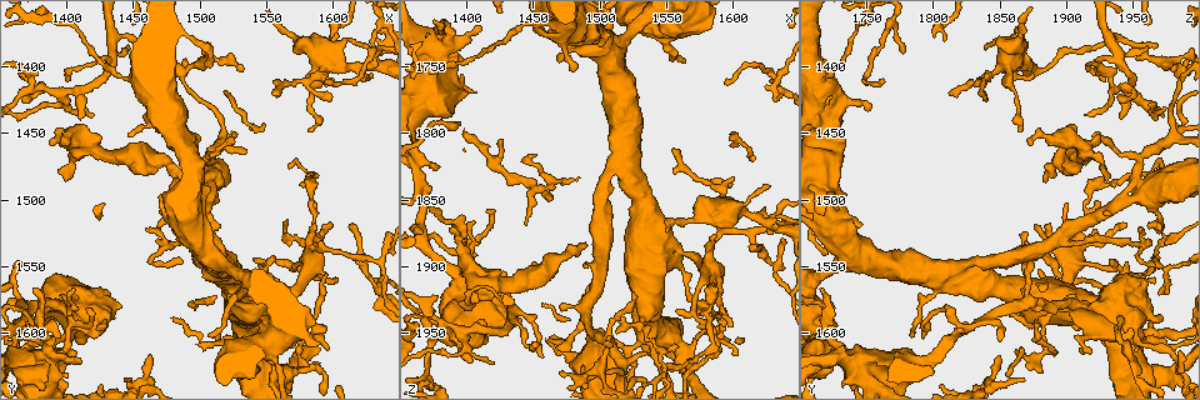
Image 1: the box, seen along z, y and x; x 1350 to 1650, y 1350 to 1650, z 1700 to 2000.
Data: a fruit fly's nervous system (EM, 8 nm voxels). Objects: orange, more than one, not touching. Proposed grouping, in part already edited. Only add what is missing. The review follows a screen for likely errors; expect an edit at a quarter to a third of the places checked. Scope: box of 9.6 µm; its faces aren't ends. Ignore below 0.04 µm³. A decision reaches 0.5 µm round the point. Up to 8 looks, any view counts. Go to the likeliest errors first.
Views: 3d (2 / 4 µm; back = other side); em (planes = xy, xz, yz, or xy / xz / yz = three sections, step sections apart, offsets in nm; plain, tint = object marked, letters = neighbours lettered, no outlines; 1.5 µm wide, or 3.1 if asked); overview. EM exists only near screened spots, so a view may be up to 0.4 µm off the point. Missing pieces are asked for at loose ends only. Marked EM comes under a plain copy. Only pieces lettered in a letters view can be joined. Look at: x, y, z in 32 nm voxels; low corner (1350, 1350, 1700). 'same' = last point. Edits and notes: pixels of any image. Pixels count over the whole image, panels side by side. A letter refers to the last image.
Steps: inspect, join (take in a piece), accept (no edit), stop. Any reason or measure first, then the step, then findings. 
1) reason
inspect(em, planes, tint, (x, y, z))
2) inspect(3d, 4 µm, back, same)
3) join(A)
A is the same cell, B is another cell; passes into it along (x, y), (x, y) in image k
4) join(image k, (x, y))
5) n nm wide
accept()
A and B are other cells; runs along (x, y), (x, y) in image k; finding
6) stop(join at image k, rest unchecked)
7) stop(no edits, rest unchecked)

thin end
inspect(3d, 4 µm, (1632, 1374, 1864))

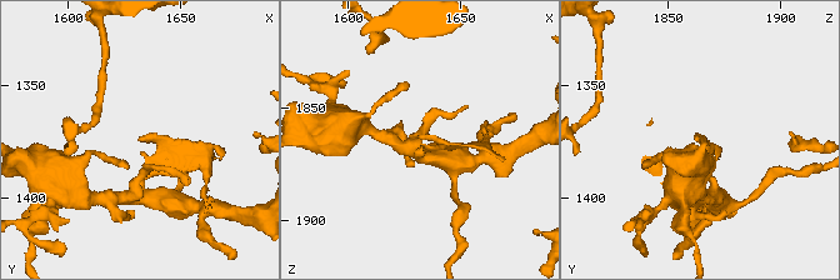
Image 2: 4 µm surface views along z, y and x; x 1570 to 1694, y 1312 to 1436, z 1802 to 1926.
shape alone is not enough
inspect(em, xz, step 8, letters, (1631, 1372, 1862))

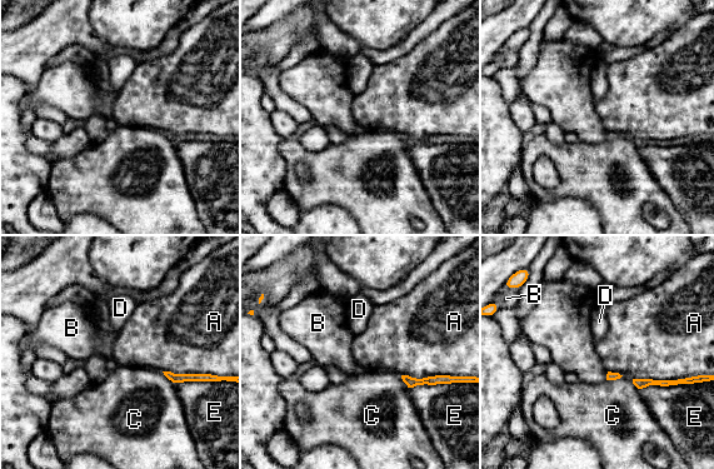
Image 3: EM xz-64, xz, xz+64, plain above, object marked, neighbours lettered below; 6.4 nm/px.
another direction
inspect(em, planes, letters, same)

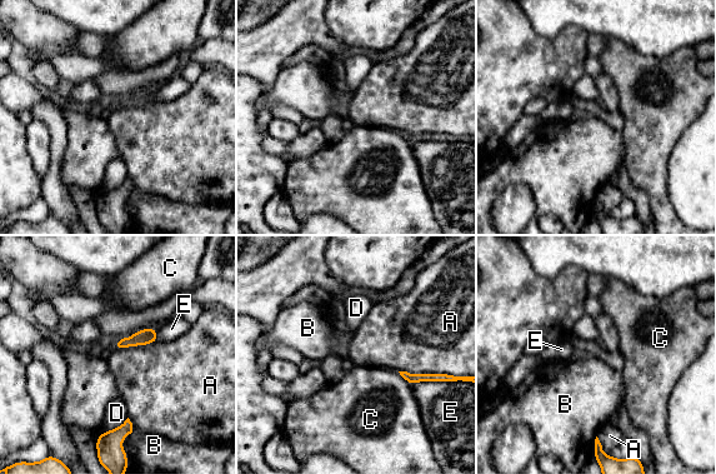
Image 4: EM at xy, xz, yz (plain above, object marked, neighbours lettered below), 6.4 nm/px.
accept()
A, B, C, D and E are other cells; no lettered piece goes on from it

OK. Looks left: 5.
free end
inspect(em, yz, step 8, tint, (1404, 1486, 1930))

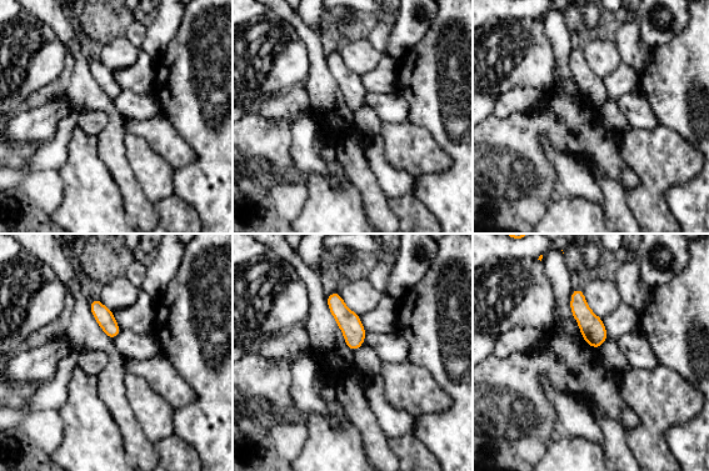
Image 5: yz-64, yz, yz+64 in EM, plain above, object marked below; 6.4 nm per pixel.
inspect(em, yz, step 8, letters, same)

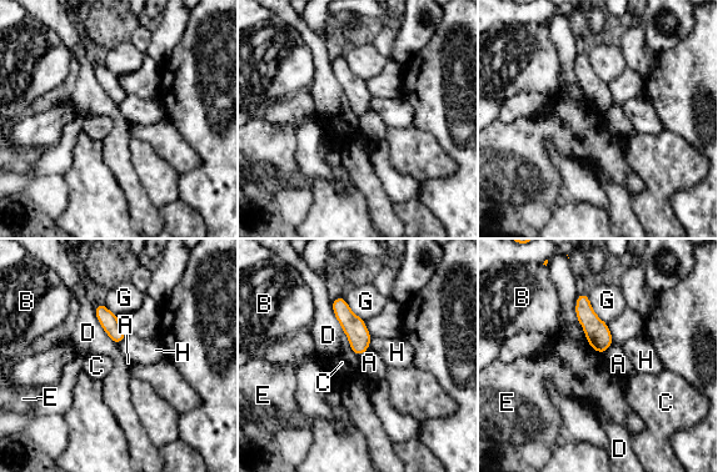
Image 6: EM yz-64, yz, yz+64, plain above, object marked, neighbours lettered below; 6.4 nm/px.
accept()
A, B, C, D, E, G and H are other cells; no lettered piece goes on from it

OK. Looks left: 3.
an open end
inspect(3d, 4 µm, (1410, 1622, 1718))

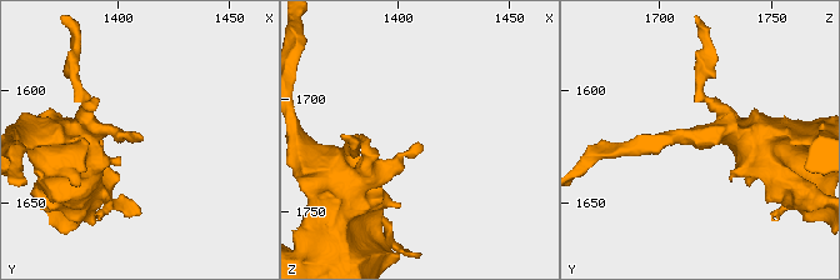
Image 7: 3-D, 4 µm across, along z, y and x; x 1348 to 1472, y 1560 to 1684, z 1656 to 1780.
need the tissue
inspect(em, xy, step 4, tint, (1408, 1618, 1719))

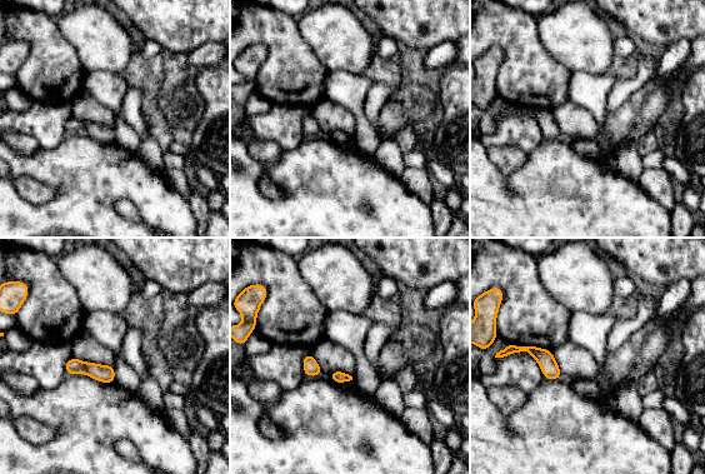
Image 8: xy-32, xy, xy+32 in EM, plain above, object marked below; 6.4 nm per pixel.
inspect(em, xy, step 4, letters, same)

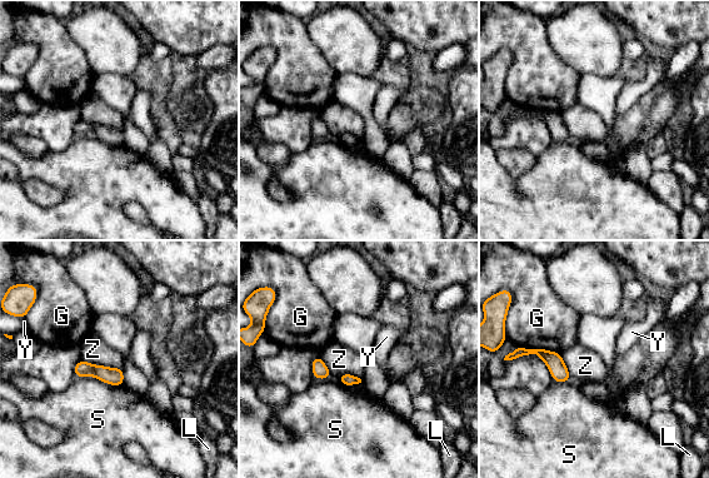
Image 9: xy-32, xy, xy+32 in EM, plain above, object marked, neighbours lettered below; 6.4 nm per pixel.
accept()
G, L, S, Y and Z are other cells; runs along (76, 371), (98, 371), (120, 382) in image 9; no lettered piece goes on from it

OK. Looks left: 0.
stop(no edits, rest unchecked)

